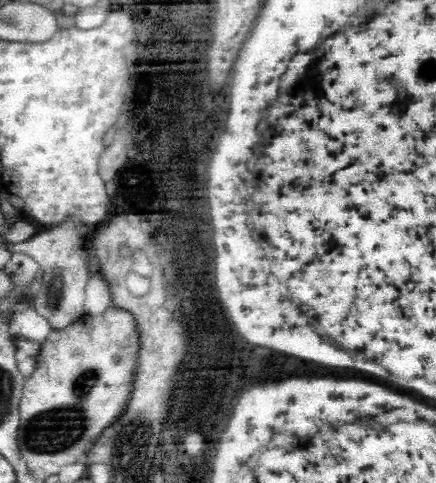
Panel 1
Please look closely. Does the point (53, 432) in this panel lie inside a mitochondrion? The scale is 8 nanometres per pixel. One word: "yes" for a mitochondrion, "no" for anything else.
yes

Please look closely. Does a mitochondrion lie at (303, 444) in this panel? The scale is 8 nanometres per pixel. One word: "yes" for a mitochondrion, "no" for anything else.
no

